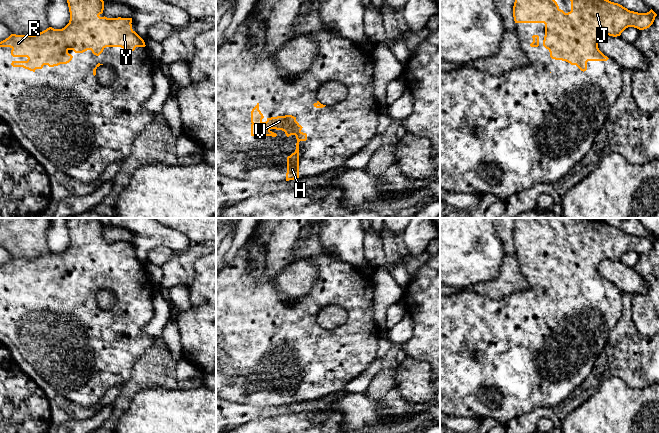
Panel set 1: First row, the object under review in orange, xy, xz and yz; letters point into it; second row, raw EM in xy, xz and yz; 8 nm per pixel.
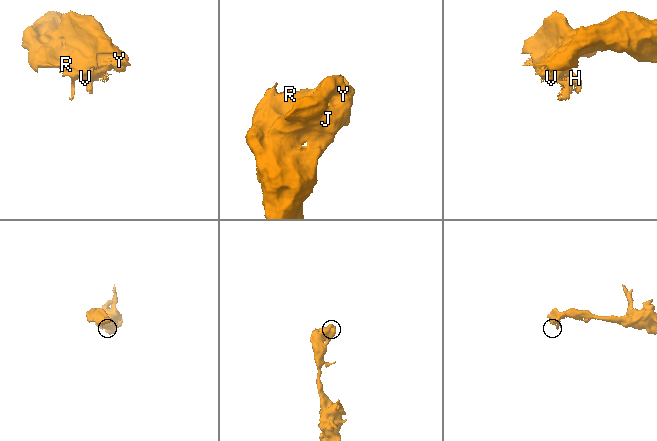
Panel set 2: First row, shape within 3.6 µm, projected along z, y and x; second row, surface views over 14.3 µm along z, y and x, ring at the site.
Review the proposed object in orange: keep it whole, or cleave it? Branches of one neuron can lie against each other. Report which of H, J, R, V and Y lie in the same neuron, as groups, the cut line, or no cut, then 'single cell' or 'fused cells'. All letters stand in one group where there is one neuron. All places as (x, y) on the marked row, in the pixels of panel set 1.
H J R V Y; no cut; single cell

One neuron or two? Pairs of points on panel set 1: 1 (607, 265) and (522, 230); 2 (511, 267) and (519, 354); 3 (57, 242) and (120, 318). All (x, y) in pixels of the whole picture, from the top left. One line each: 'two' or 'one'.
1: two
2: two
3: two

